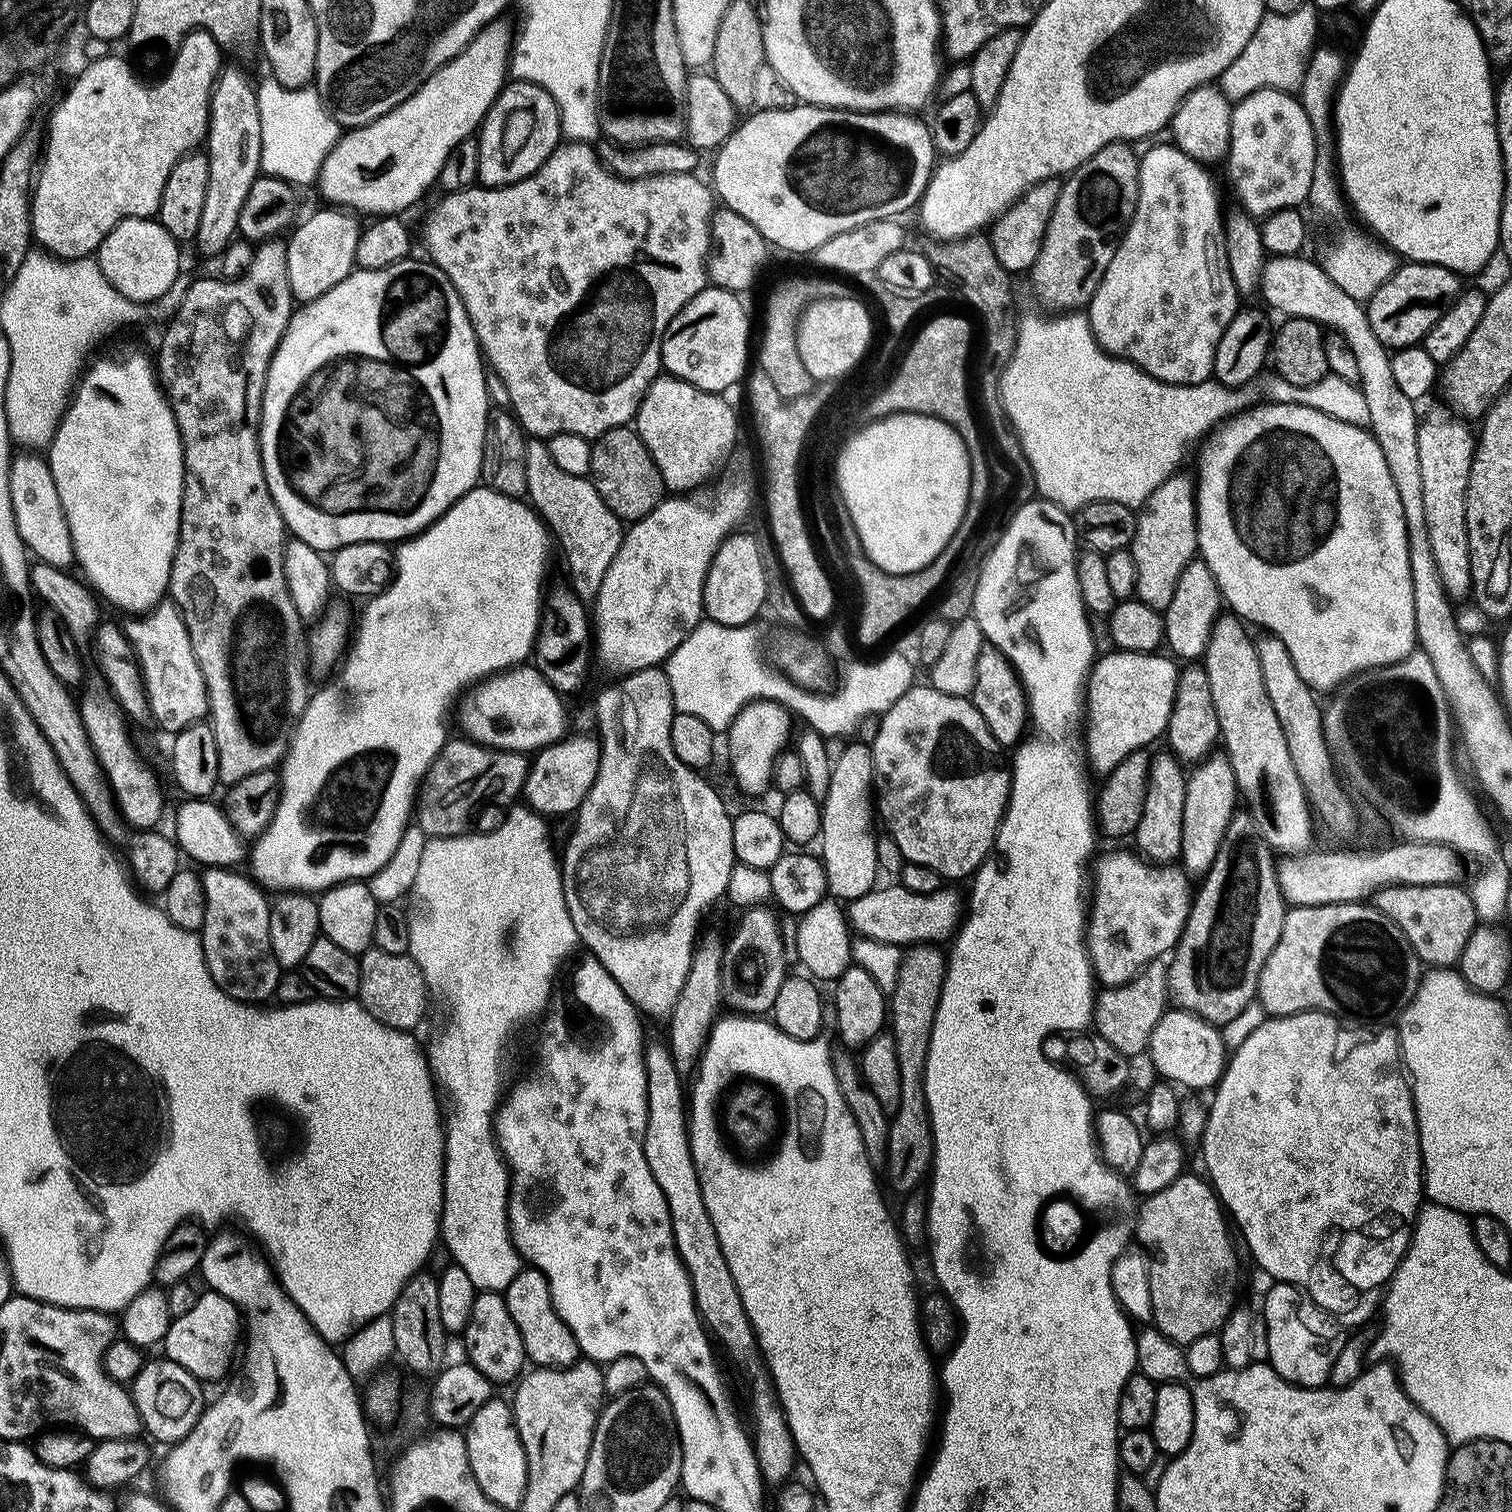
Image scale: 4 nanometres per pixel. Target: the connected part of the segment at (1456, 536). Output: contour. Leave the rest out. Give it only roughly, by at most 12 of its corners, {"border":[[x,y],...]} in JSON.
{"border":[[1447,407],[1417,430],[1430,550],[1447,597],[1472,591],[1474,432]]}

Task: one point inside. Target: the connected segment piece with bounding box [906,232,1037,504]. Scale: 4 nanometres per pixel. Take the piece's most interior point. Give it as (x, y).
(970, 262)

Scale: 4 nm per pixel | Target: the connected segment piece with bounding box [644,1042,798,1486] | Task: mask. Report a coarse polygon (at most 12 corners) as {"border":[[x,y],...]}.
{"border":[[667,1043],[644,1049],[644,1153],[696,1311],[746,1379],[756,1461],[798,1464],[784,1407],[718,1246]]}

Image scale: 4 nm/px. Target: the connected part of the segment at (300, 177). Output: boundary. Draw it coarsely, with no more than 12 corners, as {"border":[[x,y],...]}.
{"border":[[259,81],[266,176],[308,184],[342,135],[315,87]]}

